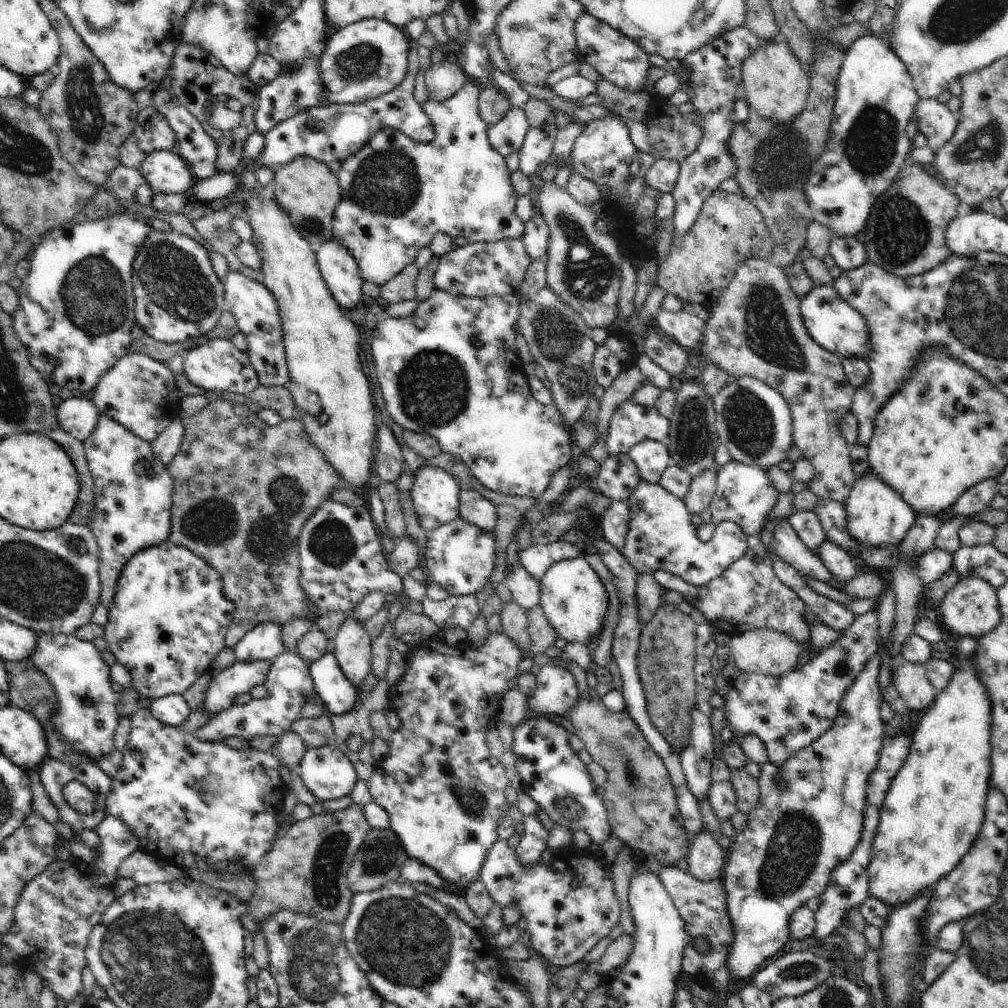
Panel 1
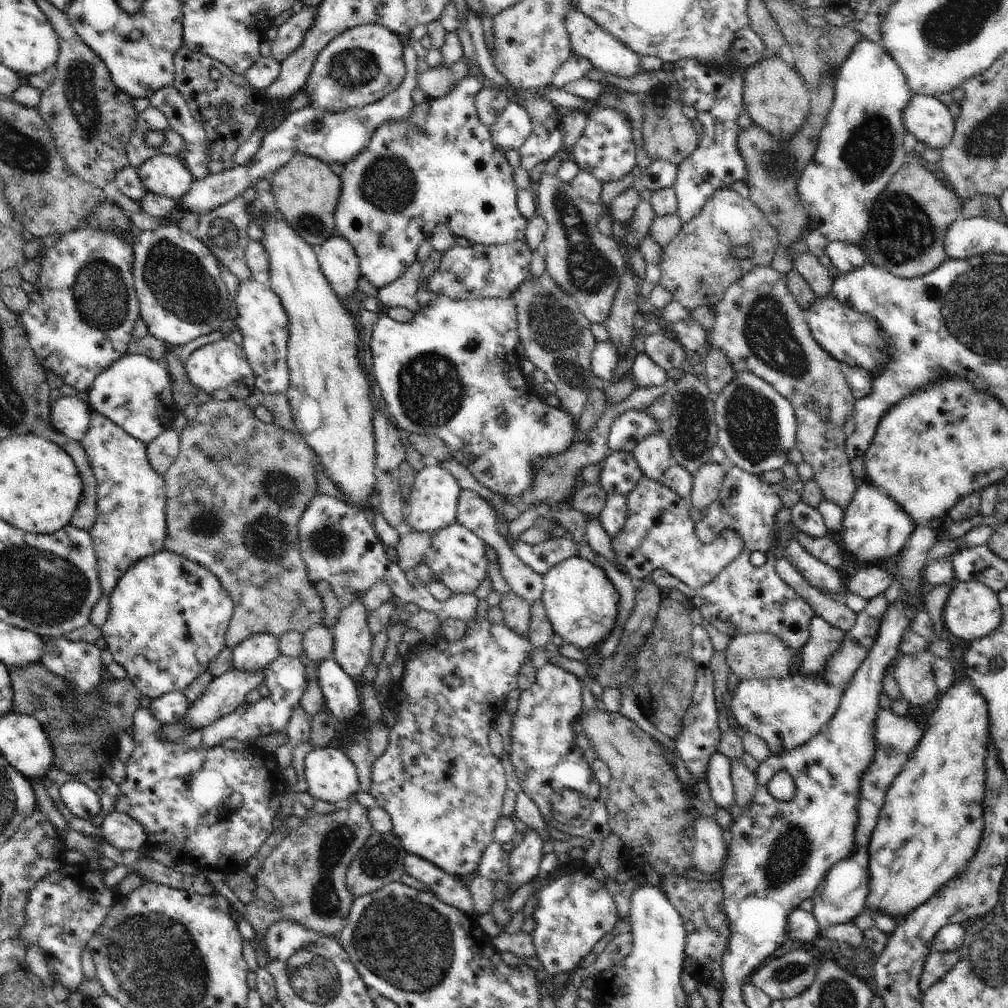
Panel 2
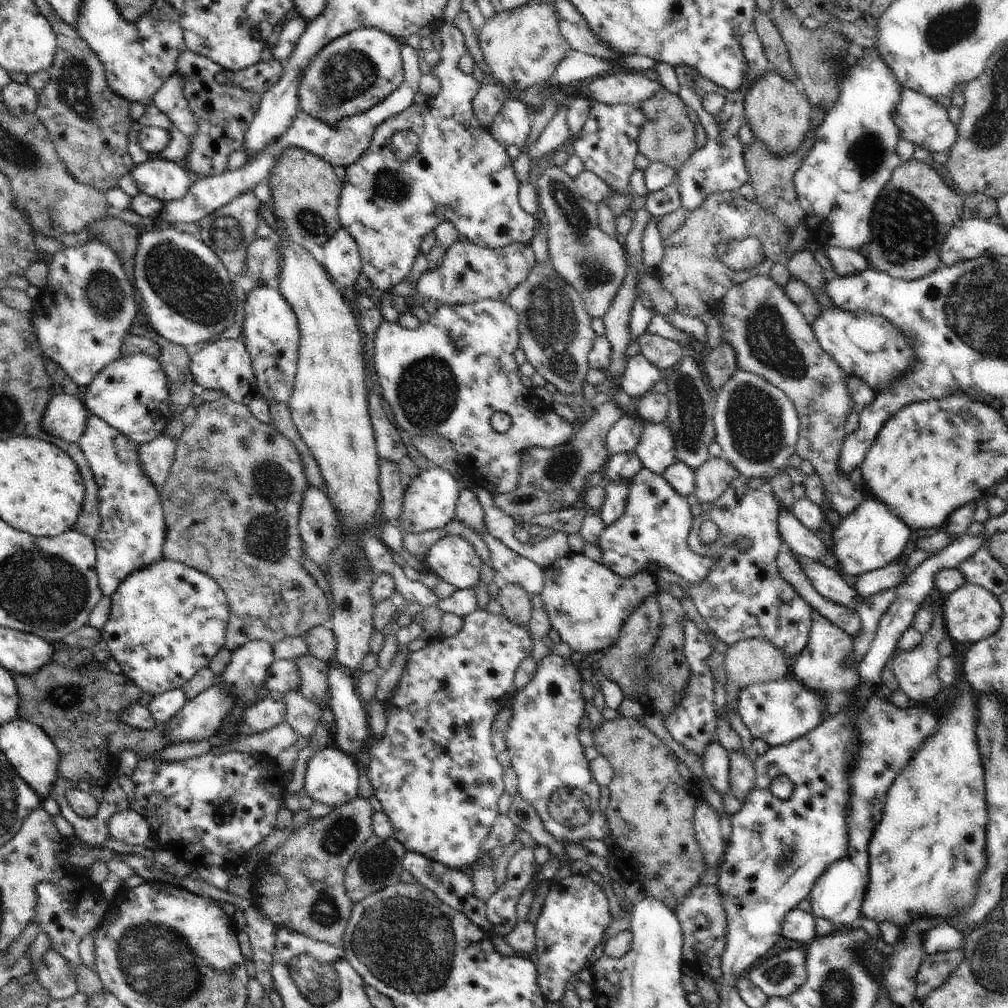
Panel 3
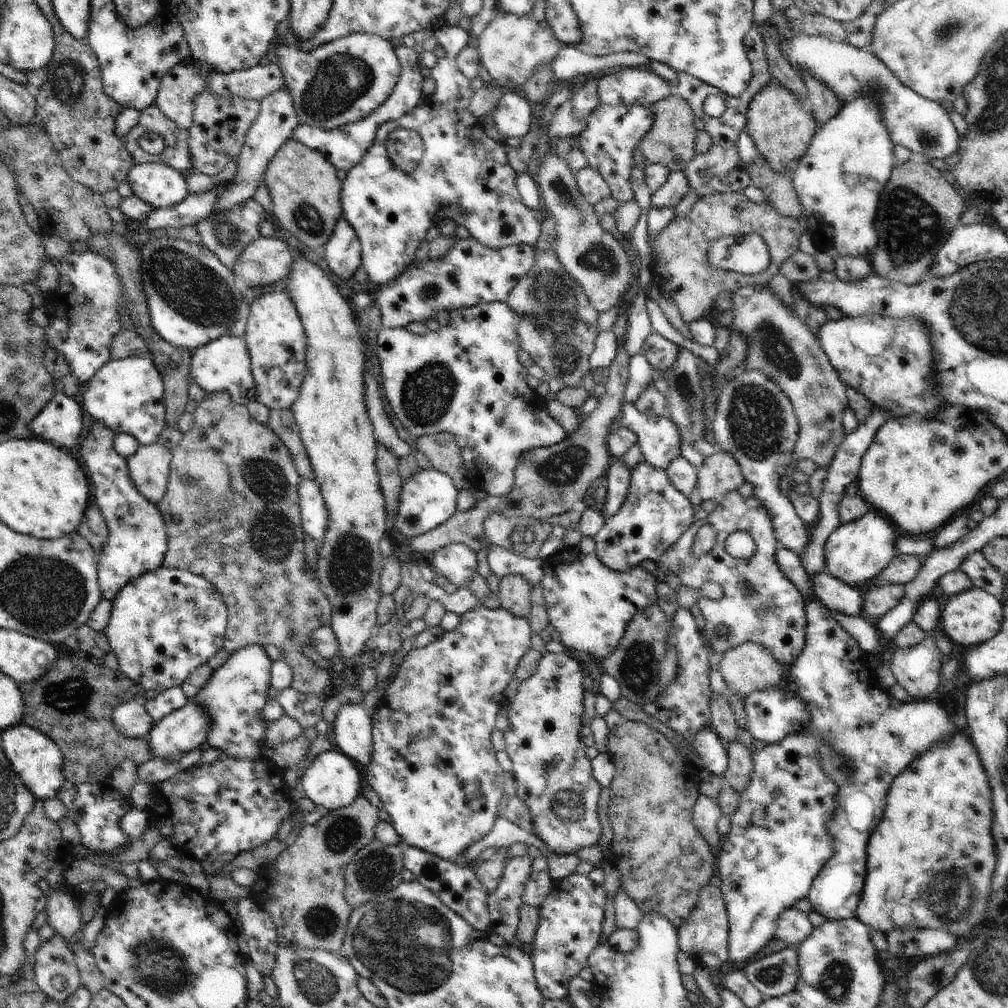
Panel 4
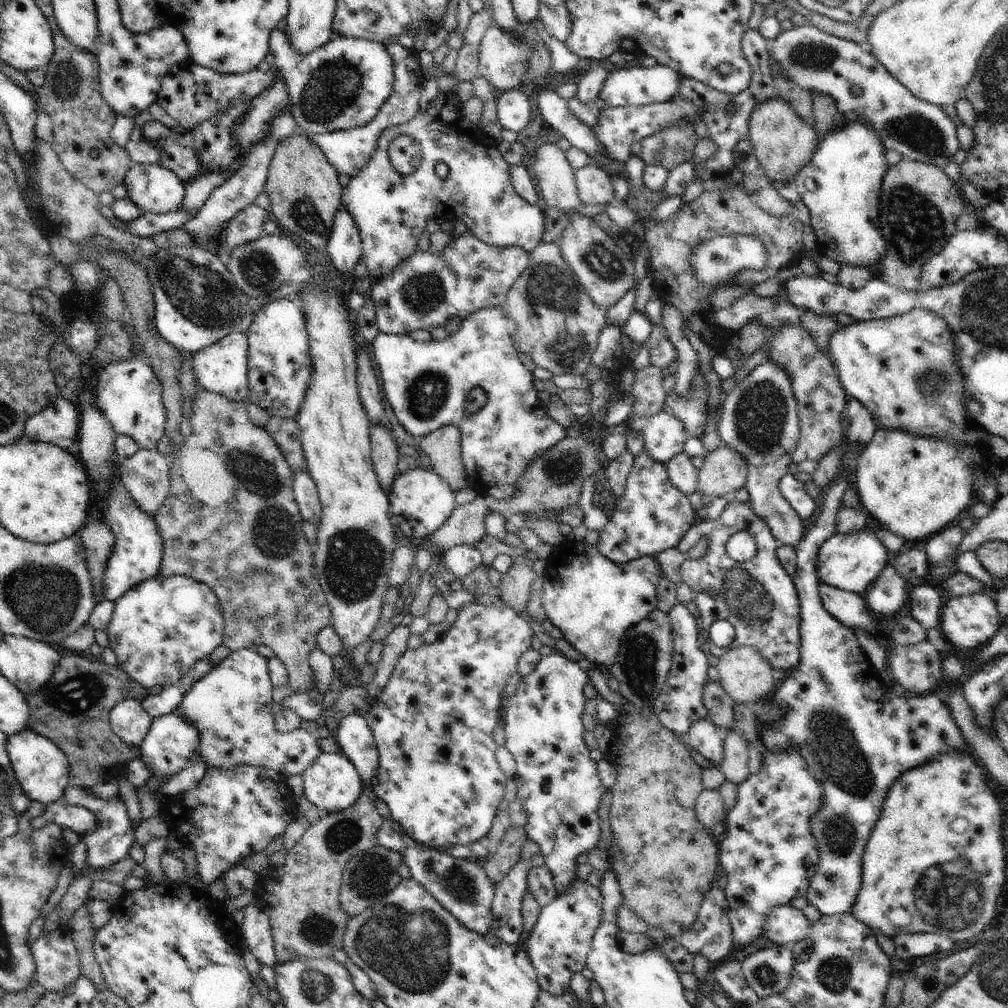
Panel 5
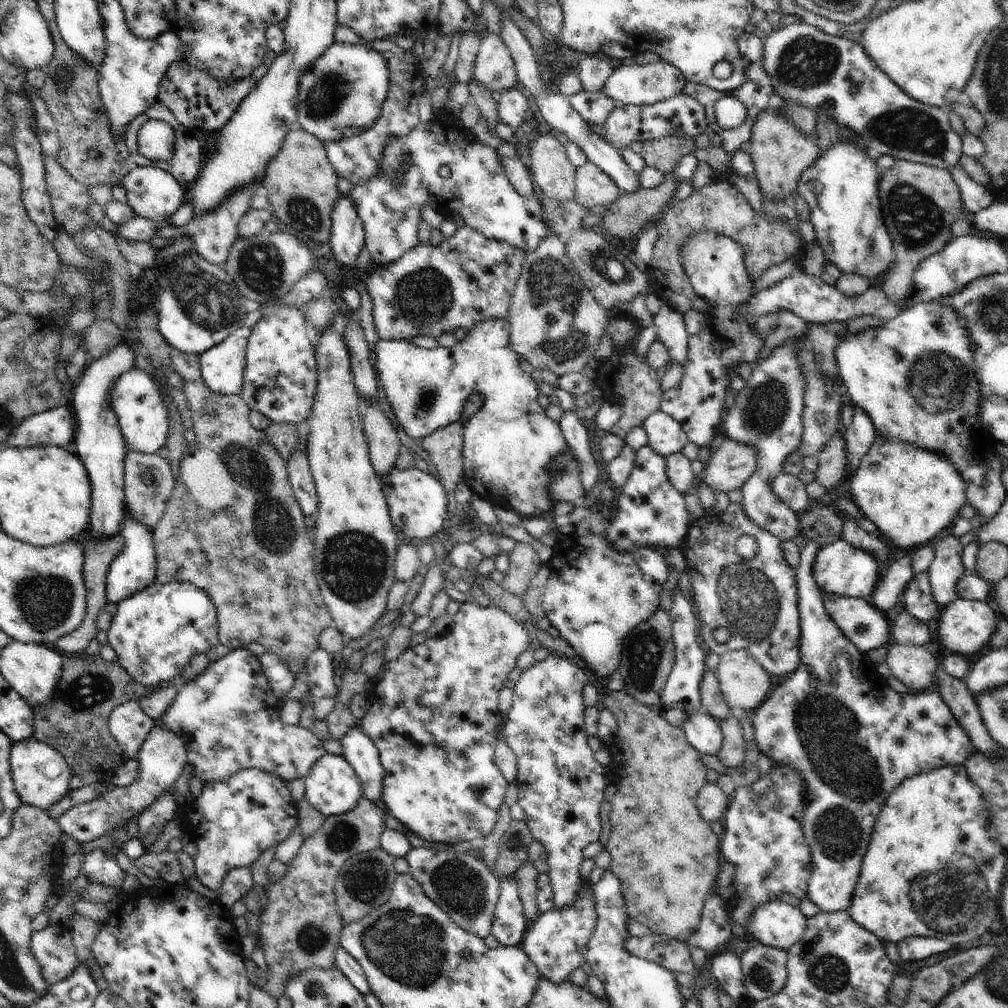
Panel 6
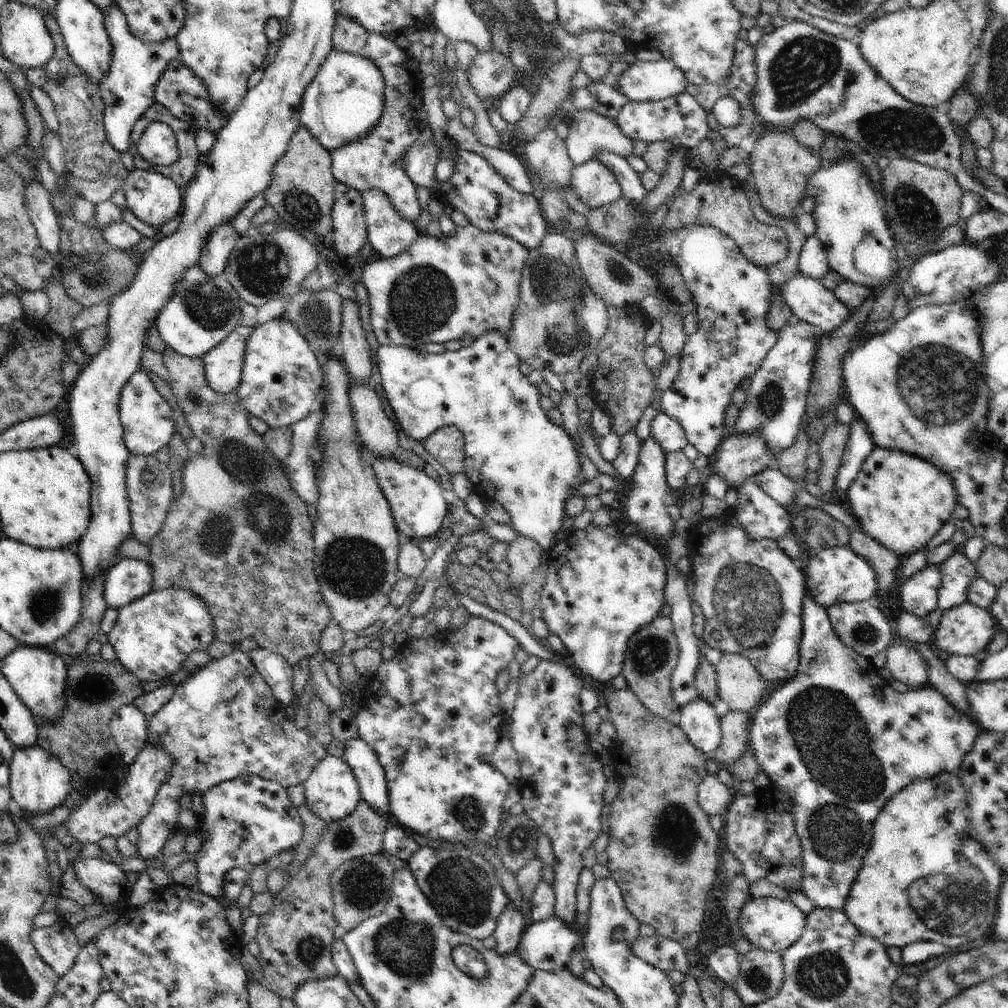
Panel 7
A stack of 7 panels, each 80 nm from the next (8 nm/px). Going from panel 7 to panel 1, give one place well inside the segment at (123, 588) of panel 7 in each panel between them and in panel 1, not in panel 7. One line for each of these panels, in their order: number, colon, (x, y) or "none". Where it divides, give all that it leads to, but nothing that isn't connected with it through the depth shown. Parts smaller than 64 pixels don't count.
1: (133, 490)
2: (131, 524)
3: (133, 531)
4: (137, 542)
5: (137, 555)
6: (134, 569)

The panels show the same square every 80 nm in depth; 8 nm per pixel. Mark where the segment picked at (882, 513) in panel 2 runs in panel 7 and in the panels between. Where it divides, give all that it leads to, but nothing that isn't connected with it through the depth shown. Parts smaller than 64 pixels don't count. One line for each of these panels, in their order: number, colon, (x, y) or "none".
3: (871, 537)
4: (856, 553)
5: (852, 563)
6: (840, 569)
7: (836, 575)

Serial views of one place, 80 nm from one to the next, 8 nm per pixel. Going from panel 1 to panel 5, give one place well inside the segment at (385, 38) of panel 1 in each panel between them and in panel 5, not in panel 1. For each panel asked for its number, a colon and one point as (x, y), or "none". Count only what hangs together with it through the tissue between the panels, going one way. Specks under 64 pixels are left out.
2: (362, 65)
3: (357, 71)
4: (341, 82)
5: (342, 85)

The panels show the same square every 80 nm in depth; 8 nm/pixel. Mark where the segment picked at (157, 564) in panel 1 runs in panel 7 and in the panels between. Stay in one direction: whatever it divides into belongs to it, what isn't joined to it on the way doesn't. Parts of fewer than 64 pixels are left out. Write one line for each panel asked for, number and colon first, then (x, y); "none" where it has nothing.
2: (168, 618)
3: (167, 621)
4: (164, 624)
5: (159, 629)
6: (155, 632)
7: (152, 637)

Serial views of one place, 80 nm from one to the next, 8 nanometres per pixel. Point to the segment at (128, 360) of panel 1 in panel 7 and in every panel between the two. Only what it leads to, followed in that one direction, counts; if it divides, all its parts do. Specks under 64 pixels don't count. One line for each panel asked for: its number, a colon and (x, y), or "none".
2: (135, 392)
3: (132, 394)
4: (127, 395)
5: (129, 393)
6: (142, 413)
7: (146, 417)

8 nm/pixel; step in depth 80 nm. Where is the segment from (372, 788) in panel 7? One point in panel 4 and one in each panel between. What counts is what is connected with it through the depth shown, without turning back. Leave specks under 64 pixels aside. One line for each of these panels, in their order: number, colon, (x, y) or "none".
4: (352, 729)
5: (356, 742)
6: (361, 753)

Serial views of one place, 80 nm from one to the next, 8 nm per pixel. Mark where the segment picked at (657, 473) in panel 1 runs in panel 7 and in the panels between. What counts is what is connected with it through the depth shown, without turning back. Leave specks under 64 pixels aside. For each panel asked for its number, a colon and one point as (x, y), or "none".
2: (653, 454)
3: (656, 448)
4: (659, 438)
5: (664, 435)
6: (665, 436)
7: (669, 433)

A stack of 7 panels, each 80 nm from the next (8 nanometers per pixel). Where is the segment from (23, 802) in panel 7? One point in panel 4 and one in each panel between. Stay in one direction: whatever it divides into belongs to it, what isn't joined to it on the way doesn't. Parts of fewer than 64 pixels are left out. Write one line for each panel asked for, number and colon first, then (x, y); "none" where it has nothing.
4: (38, 760)
5: (41, 768)
6: (41, 775)

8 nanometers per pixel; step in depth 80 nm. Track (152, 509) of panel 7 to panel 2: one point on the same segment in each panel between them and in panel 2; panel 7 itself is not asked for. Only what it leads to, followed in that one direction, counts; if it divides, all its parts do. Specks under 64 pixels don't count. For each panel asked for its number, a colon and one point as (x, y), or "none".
2: (162, 451)
3: (156, 458)
4: (148, 467)
5: (146, 475)
6: (149, 481)

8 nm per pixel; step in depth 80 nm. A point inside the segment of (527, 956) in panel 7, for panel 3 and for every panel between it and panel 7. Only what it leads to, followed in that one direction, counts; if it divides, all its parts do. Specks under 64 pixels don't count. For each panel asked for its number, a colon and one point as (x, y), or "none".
3: (574, 916)
4: (570, 922)
5: (559, 943)
6: (556, 943)

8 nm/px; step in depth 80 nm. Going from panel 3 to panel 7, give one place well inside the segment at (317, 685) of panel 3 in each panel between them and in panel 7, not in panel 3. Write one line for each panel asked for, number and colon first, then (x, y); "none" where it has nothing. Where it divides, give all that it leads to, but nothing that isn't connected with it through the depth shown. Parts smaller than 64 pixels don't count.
4: (231, 510)
5: (229, 521)
6: (233, 527)
7: (239, 537)

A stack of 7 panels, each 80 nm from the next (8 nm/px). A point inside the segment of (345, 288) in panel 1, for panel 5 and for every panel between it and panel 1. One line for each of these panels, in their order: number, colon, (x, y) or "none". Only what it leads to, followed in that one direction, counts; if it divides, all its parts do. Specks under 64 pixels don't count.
2: (339, 264)
3: (342, 261)
4: (342, 253)
5: (344, 247)

